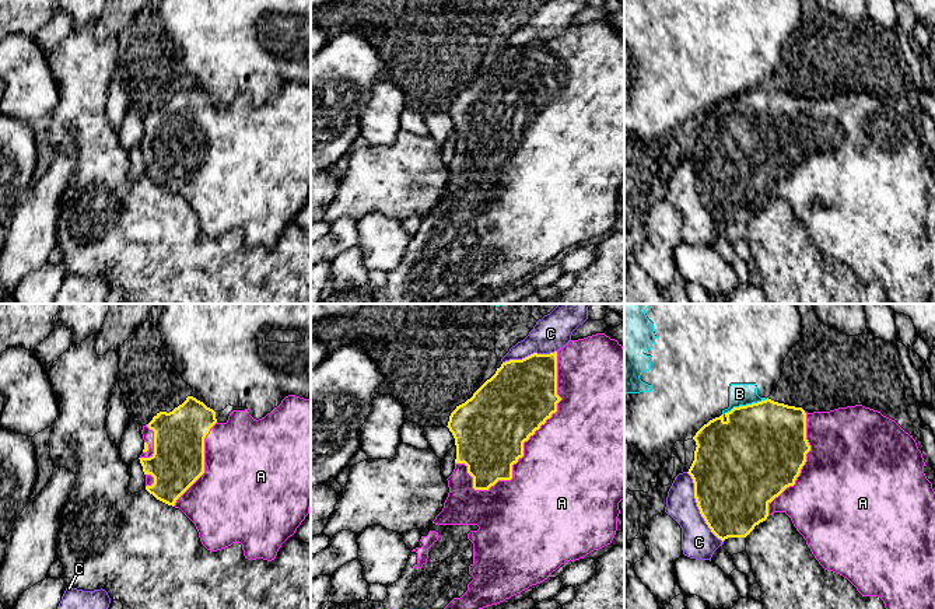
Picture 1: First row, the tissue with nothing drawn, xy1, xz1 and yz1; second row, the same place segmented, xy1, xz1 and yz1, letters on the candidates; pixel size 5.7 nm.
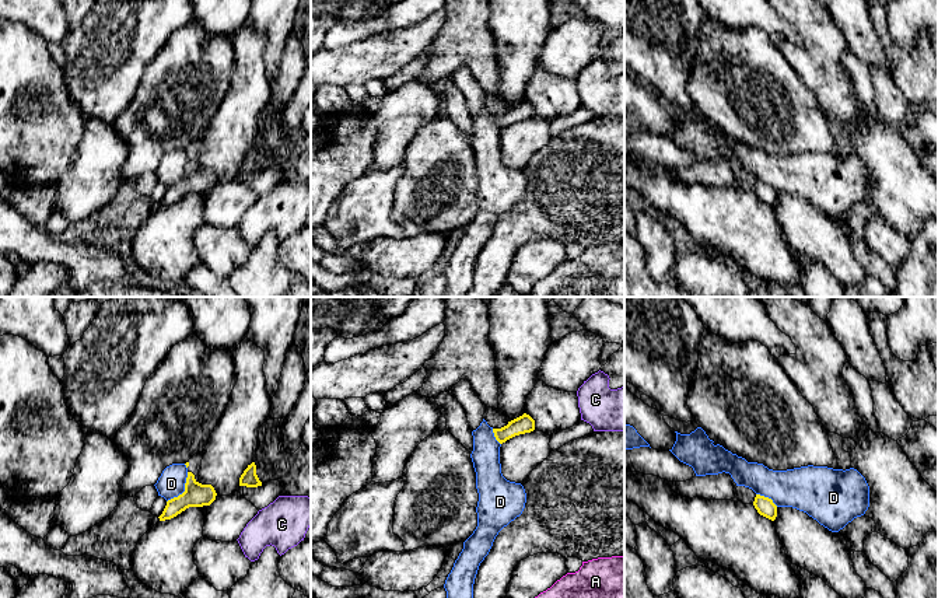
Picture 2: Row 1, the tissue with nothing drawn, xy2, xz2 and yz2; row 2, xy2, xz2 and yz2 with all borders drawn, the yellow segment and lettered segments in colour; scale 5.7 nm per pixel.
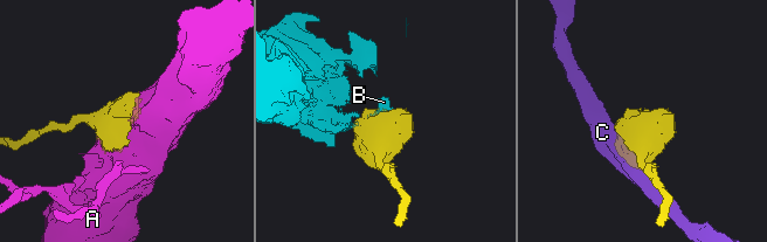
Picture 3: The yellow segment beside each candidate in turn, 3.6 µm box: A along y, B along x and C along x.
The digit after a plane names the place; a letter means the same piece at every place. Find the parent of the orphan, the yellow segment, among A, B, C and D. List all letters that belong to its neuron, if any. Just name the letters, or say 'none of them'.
A

